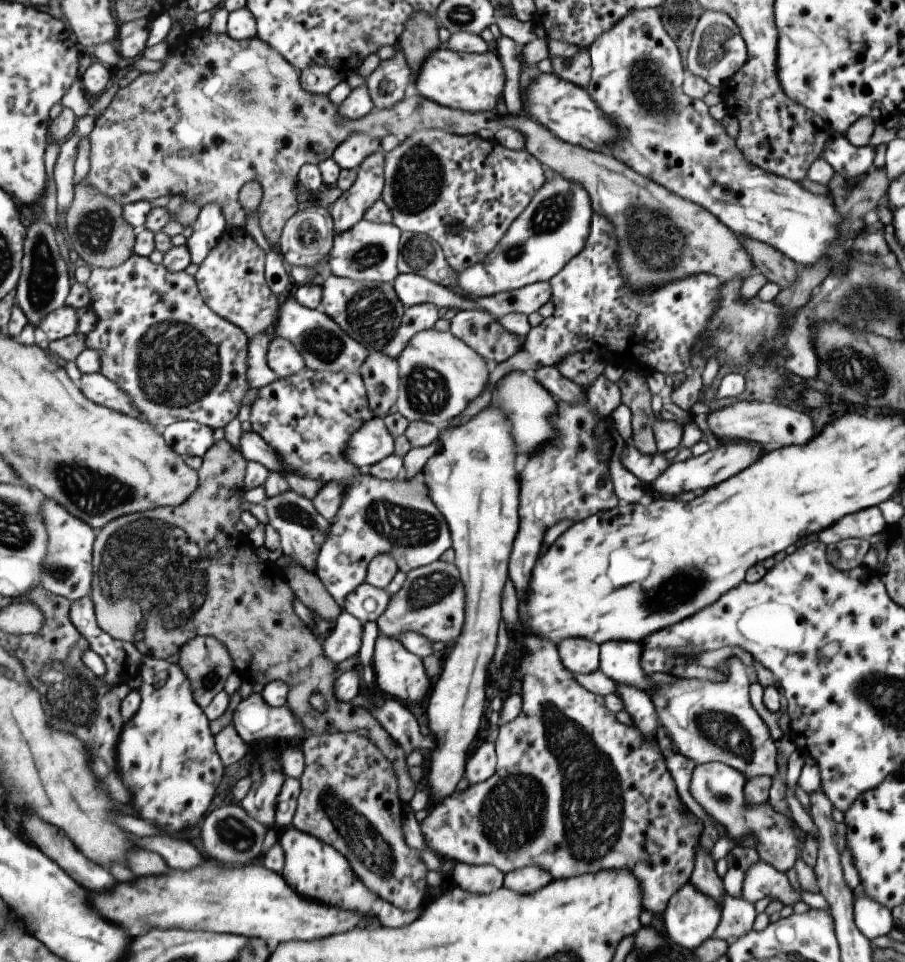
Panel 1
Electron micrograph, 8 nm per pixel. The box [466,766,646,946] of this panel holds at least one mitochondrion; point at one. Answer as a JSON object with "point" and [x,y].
{"point":[510,829]}

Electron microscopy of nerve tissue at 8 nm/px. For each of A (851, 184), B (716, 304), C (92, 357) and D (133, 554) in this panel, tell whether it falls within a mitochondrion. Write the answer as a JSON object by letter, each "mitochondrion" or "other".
{"A":"other","B":"other","C":"other","D":"mitochondrion"}

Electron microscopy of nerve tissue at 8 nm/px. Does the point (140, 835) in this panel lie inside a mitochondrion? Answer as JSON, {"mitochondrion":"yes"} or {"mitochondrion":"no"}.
{"mitochondrion":"no"}

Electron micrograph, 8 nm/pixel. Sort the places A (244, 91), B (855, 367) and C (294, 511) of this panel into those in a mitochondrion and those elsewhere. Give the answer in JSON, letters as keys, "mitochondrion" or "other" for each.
{"A":"mitochondrion","B":"mitochondrion","C":"mitochondrion"}

